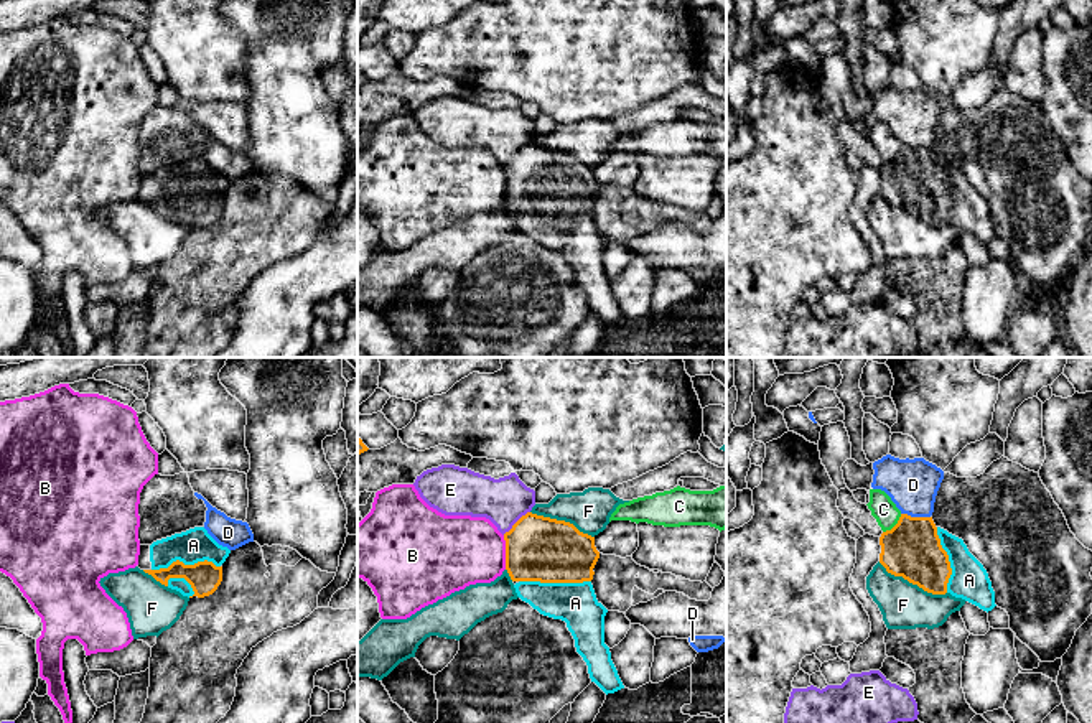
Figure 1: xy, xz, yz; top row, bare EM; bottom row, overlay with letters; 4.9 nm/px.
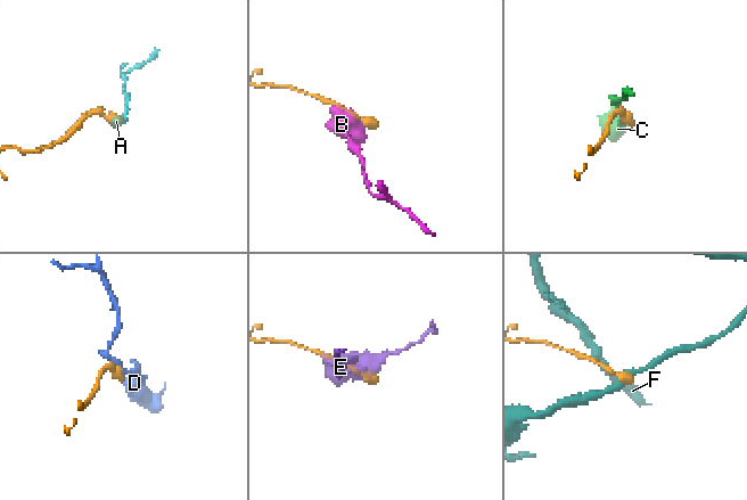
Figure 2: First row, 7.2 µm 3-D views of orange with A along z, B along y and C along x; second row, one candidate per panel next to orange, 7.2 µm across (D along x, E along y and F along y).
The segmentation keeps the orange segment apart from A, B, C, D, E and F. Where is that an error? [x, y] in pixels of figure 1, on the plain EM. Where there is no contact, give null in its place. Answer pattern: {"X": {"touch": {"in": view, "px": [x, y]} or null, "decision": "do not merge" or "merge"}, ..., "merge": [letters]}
{"A": {"touch": {"in": "xz", "px": [555, 213]}, "decision": "merge"}, "B": {"touch": {"in": "xz", "px": [506, 183]}, "decision": "do not merge"}, "C": {"touch": {"in": "yz", "px": [895, 157]}, "decision": "do not merge"}, "D": {"touch": {"in": "yz", "px": [916, 149]}, "decision": "do not merge"}, "E": {"touch": {"in": "xz", "px": [516, 153]}, "decision": "do not merge"}, "F": {"touch": {"in": "yz", "px": [913, 214]}, "decision": "do not merge"}, "merge": ["A"]}

